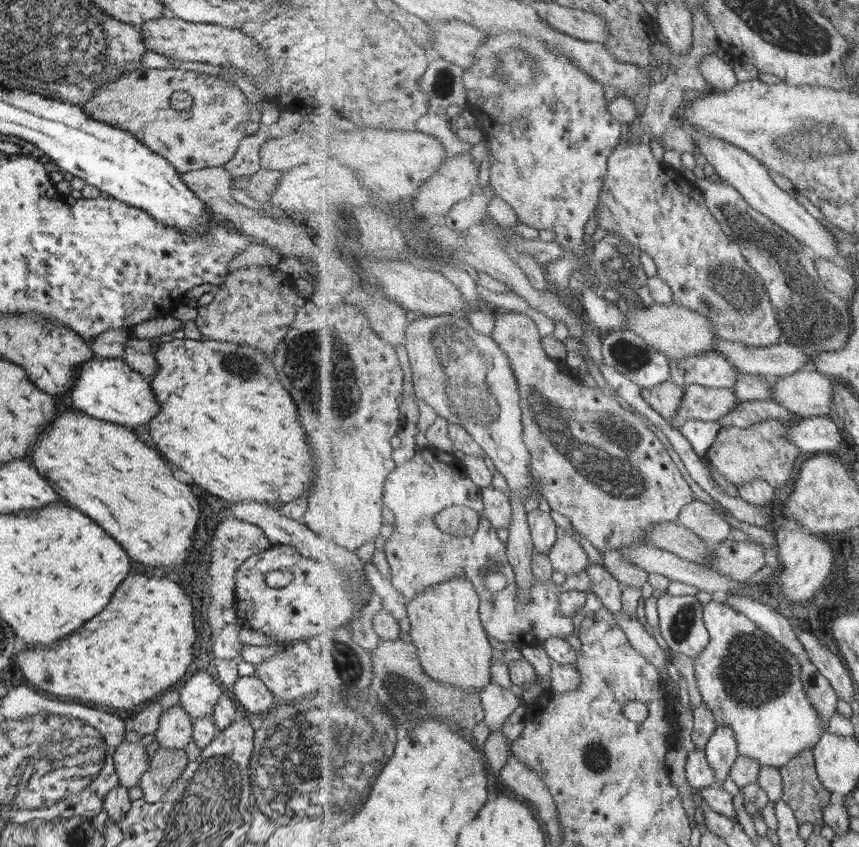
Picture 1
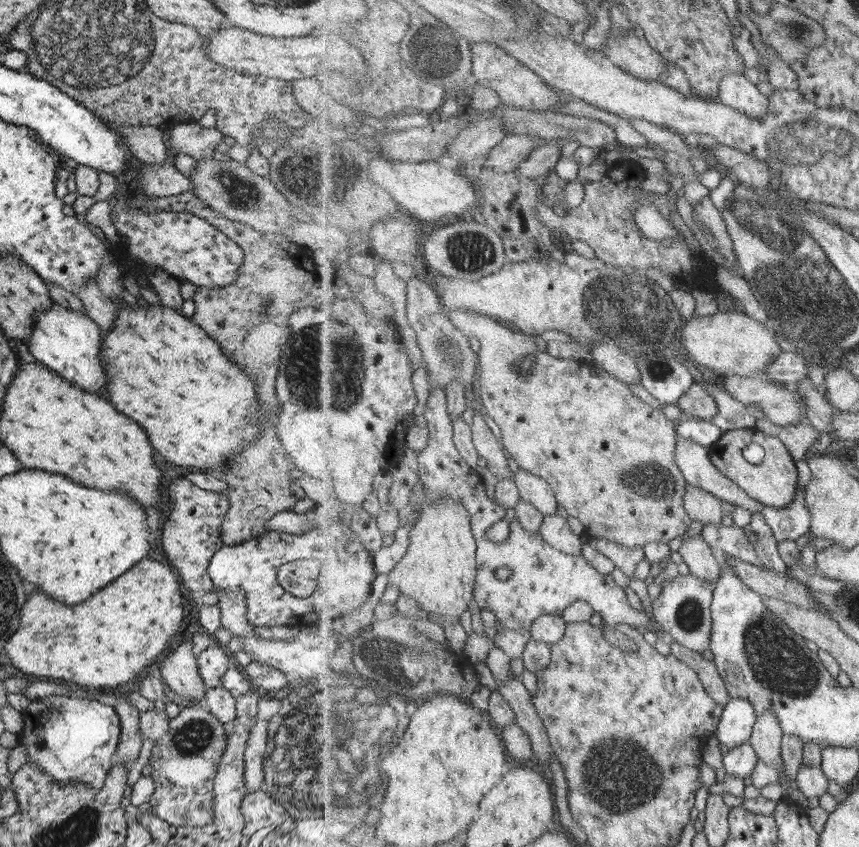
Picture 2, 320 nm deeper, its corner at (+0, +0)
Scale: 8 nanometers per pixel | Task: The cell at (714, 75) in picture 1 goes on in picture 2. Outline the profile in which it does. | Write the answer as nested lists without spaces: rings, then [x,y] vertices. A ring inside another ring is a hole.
[[[743,73],[726,76],[719,86],[719,102],[747,116],[768,116],[769,97]]]

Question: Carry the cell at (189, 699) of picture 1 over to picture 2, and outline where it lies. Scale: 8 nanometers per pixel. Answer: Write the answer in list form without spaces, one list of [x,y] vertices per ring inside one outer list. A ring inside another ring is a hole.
[[[219,644],[201,651],[196,657],[196,665],[205,688],[215,688],[222,683],[222,676],[231,661],[225,647]]]

